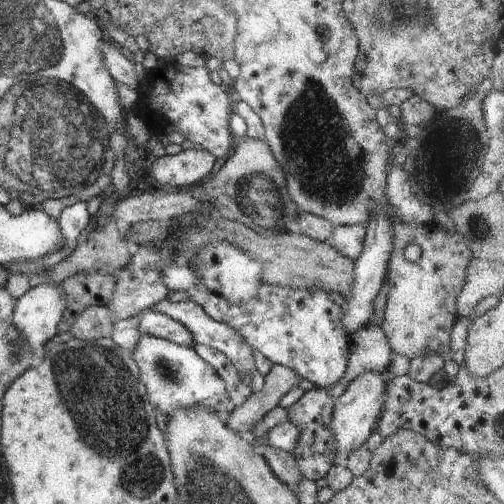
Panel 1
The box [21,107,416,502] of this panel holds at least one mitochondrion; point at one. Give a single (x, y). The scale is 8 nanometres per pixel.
(94, 380)

